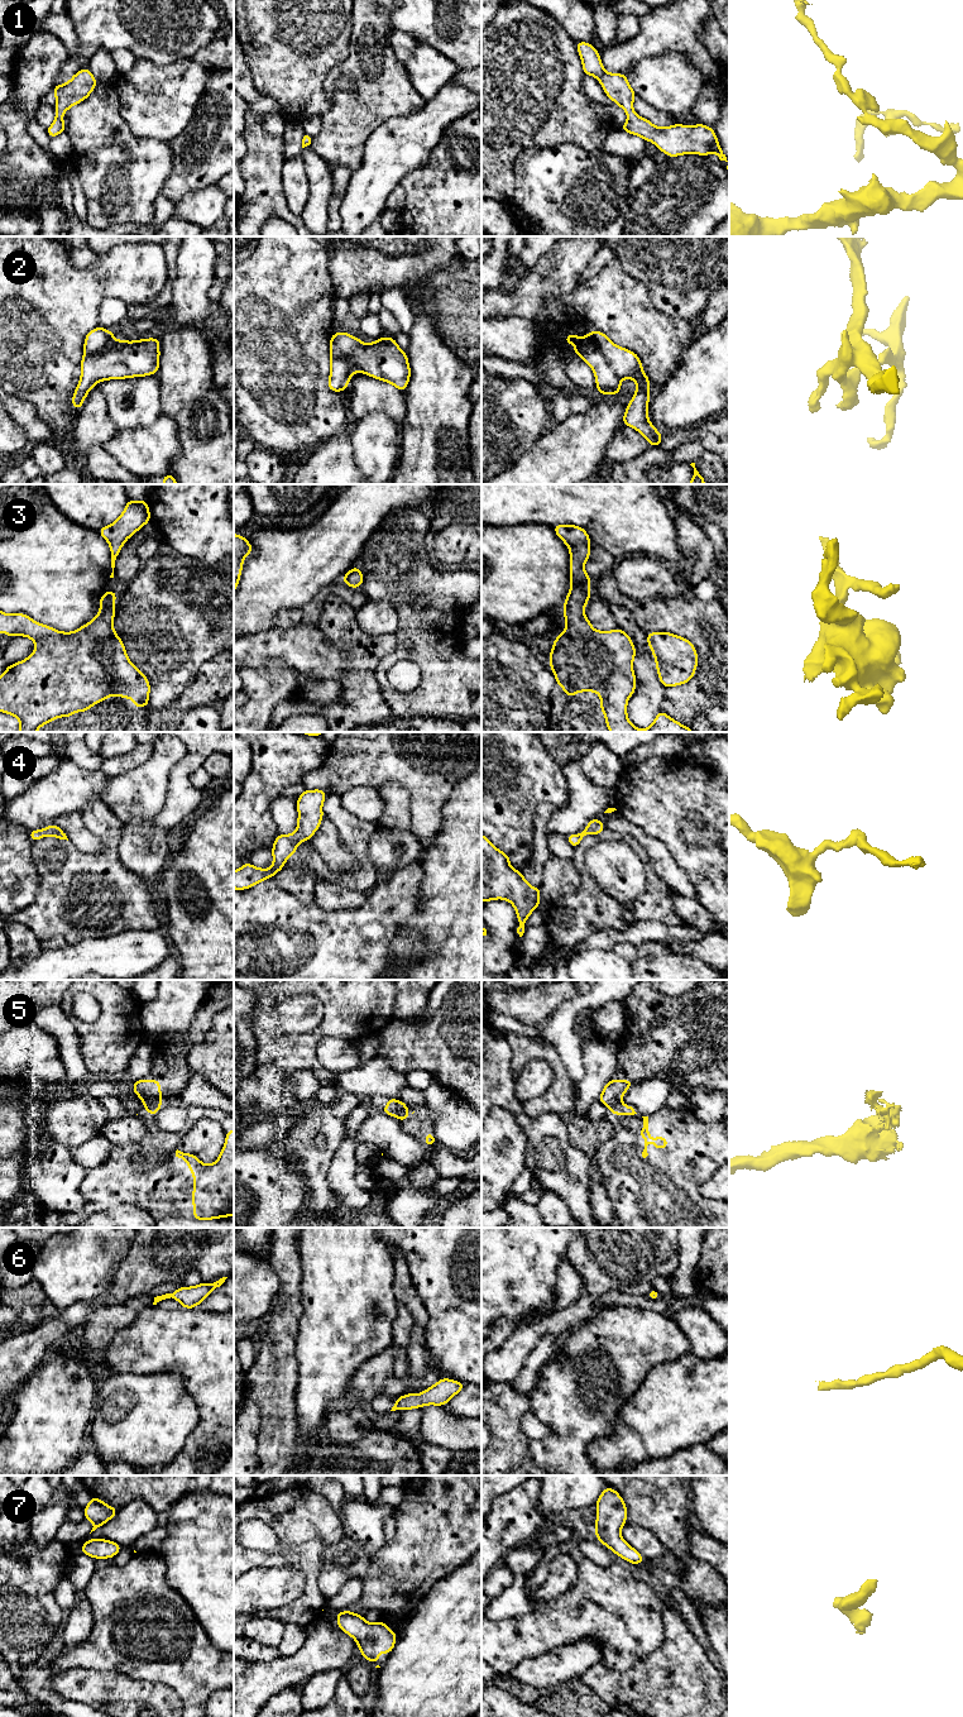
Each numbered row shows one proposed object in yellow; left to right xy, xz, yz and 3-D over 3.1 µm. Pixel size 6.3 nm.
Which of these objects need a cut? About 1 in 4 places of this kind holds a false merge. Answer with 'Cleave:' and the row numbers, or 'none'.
Cleave: 2, 5

